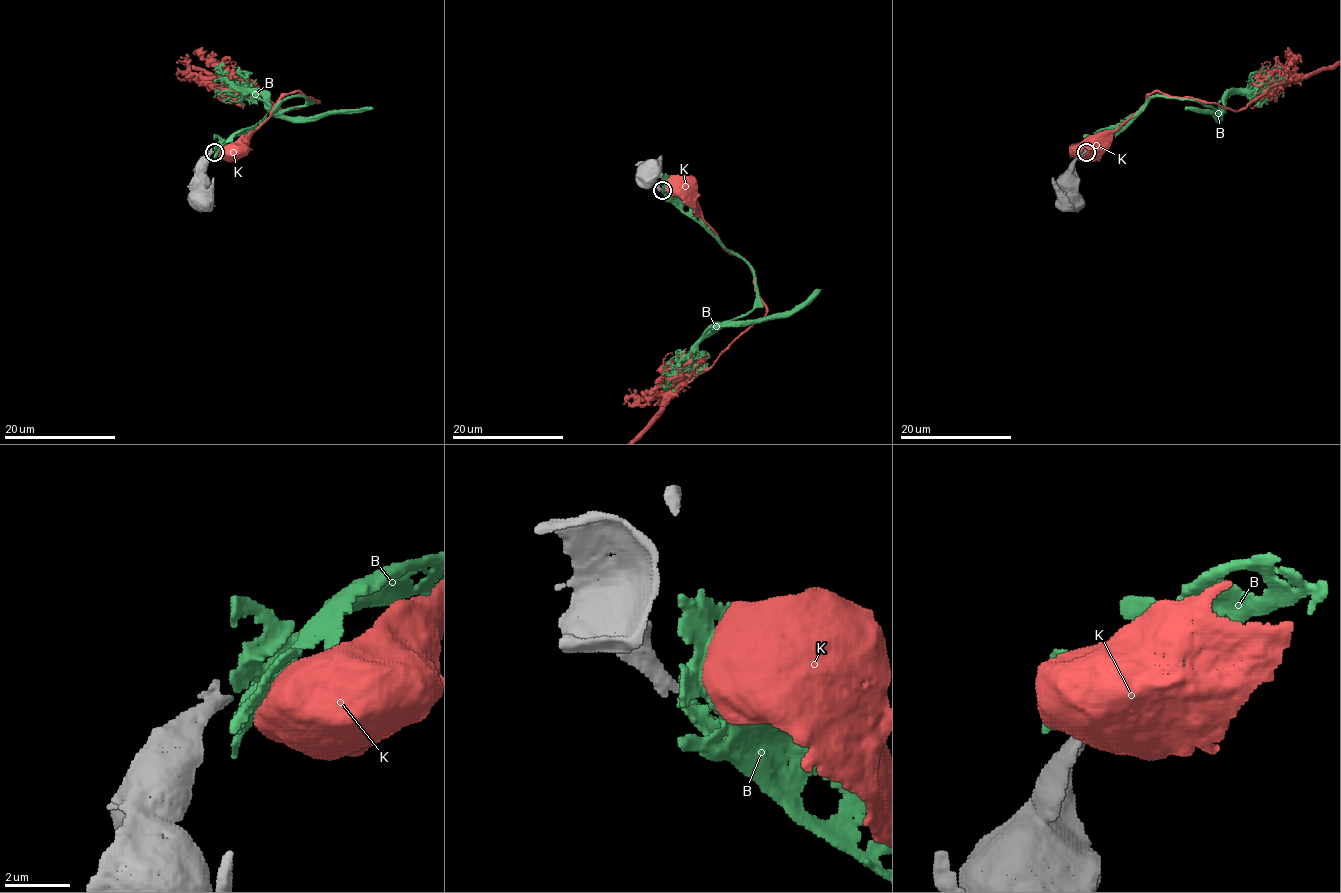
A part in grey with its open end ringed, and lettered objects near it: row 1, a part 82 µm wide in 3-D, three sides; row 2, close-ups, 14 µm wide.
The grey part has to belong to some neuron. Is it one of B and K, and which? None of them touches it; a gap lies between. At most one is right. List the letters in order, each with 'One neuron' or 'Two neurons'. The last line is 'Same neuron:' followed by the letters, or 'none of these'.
B: Two neurons
K: Two neurons
Same neuron: none of these

